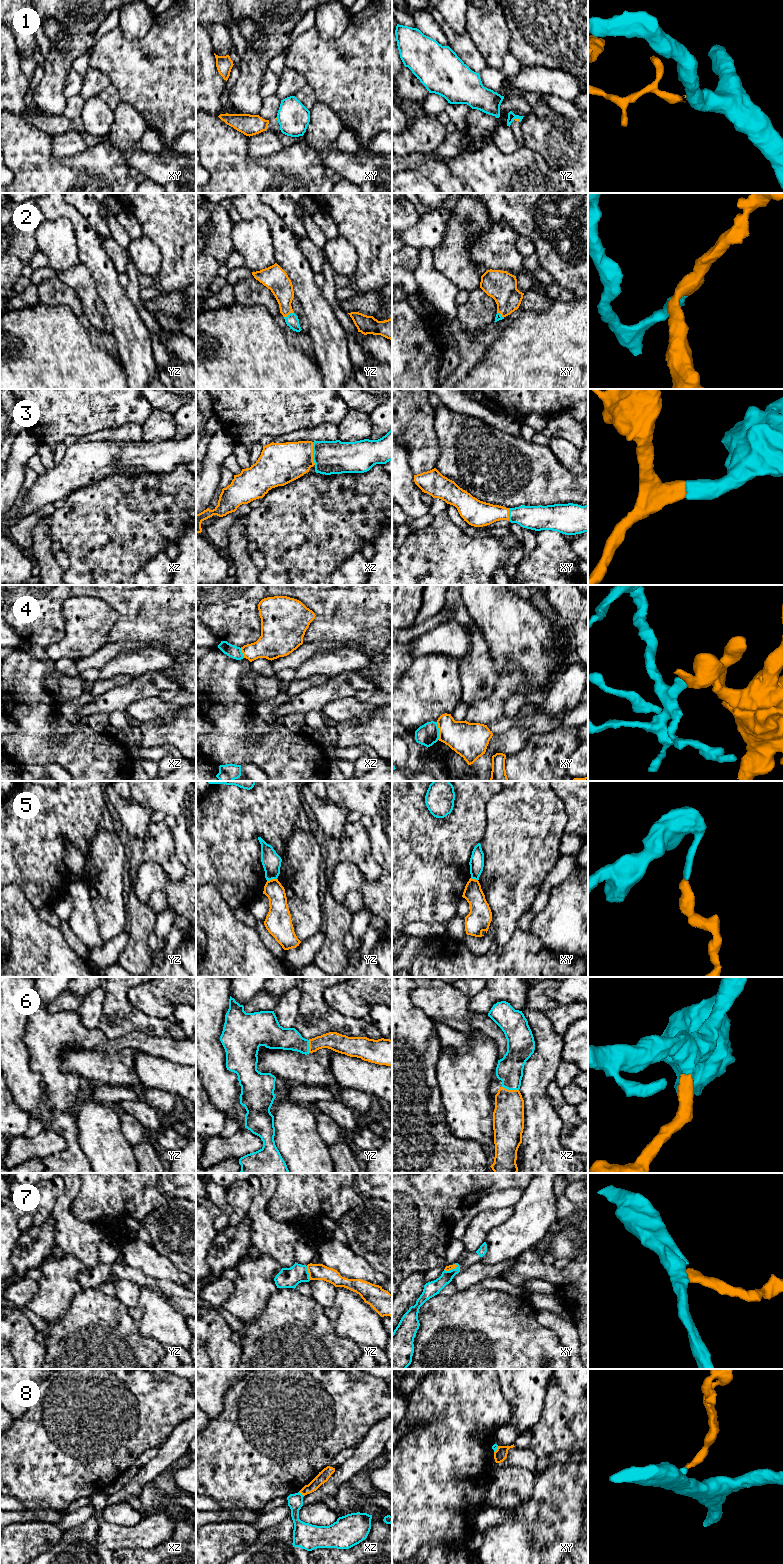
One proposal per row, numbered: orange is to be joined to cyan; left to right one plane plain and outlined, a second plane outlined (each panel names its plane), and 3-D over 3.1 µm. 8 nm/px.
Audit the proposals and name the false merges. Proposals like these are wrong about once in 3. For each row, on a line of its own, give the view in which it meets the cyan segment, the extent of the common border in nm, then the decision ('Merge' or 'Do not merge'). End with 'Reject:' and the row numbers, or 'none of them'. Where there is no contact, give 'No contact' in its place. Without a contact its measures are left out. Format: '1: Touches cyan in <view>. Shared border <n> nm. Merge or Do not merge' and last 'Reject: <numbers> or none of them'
1: Touches cyan in yz. Shared border 70 nm. Do not merge
2: Touches cyan in yz. Shared border 90 nm. Merge
3: Touches cyan in xz. Shared border 190 nm. Merge
4: Touches cyan in xy. Shared border 140 nm. Do not merge
5: Touches cyan in yz. Shared border 80 nm. Do not merge
6: Touches cyan in xz. Shared border 150 nm. Merge
7: Touches cyan in yz. Shared border 120 nm. Merge
8: Touches cyan in xz. Shared border 60 nm. Do not merge
Reject: 1, 4, 5, 8

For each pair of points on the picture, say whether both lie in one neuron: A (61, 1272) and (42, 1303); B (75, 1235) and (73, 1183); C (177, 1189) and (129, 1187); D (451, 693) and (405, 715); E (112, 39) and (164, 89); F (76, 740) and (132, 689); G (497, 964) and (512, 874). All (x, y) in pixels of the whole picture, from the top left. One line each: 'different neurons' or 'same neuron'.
A: same neuron
B: same neuron
C: different neurons
D: same neuron
E: same neuron
F: different neurons
G: different neurons

